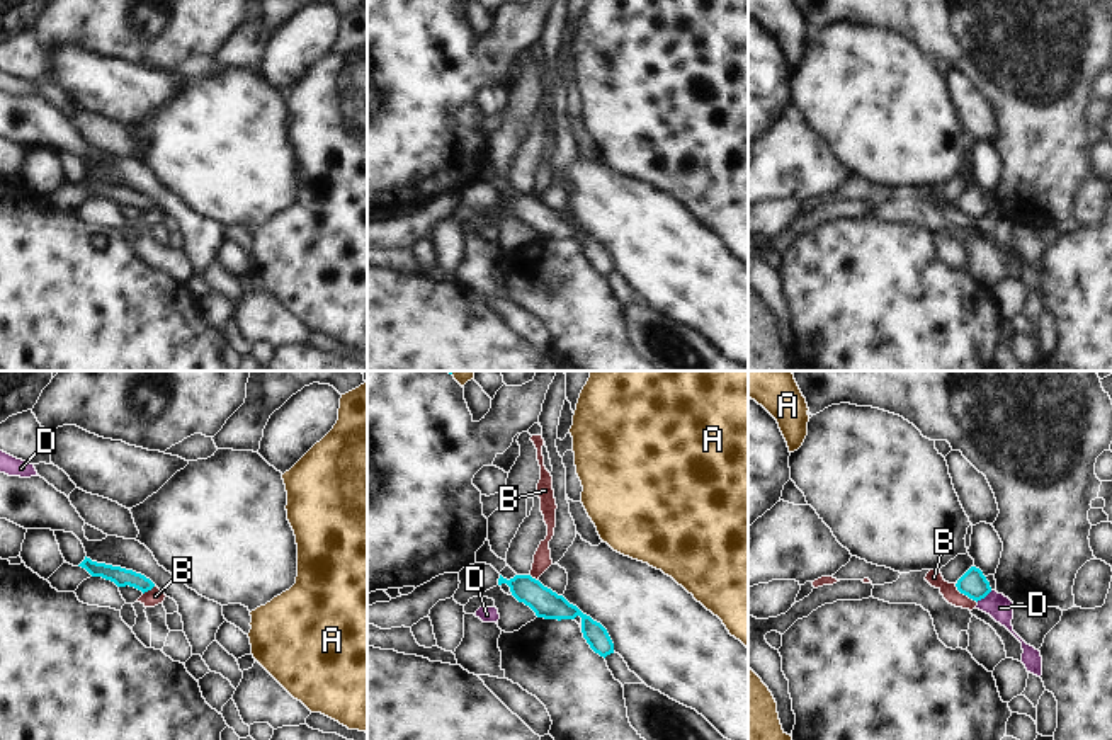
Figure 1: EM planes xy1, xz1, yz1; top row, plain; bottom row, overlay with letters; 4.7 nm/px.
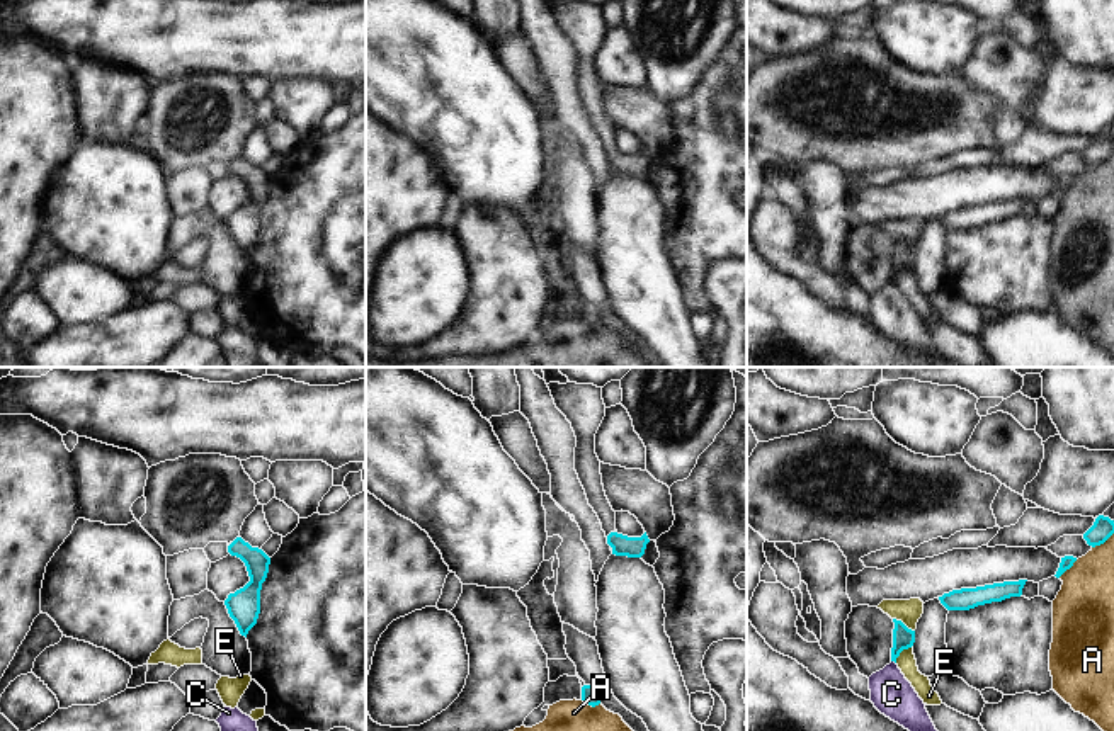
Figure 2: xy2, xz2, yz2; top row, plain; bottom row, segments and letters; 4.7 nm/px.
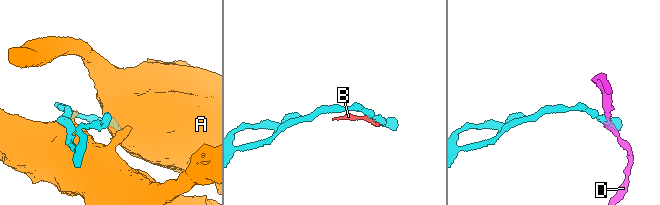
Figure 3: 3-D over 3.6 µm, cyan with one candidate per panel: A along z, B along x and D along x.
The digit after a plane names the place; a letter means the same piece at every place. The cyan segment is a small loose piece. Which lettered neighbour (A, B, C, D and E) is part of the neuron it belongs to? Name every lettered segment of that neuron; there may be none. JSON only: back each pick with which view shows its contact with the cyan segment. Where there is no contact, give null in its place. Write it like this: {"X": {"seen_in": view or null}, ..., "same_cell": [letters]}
{"same_cell": []}

